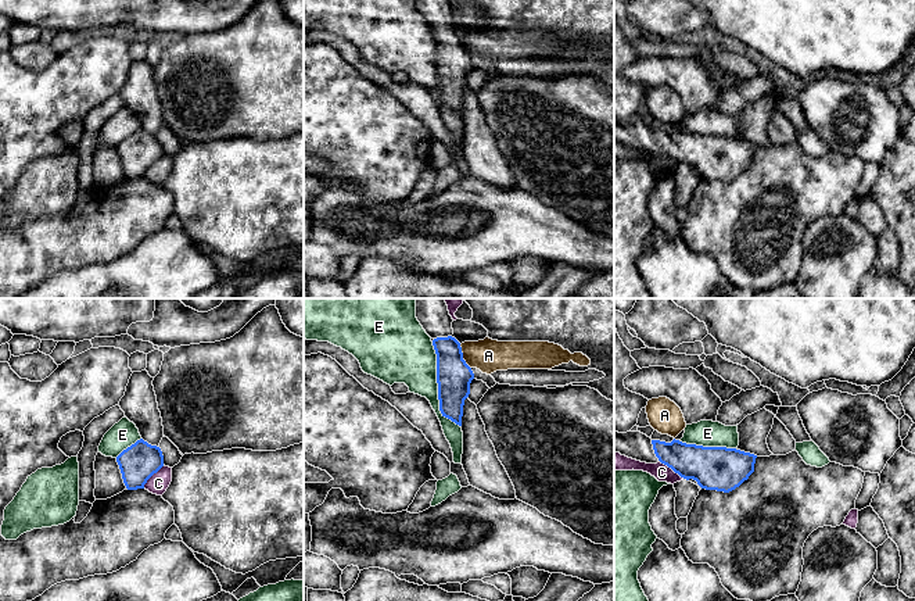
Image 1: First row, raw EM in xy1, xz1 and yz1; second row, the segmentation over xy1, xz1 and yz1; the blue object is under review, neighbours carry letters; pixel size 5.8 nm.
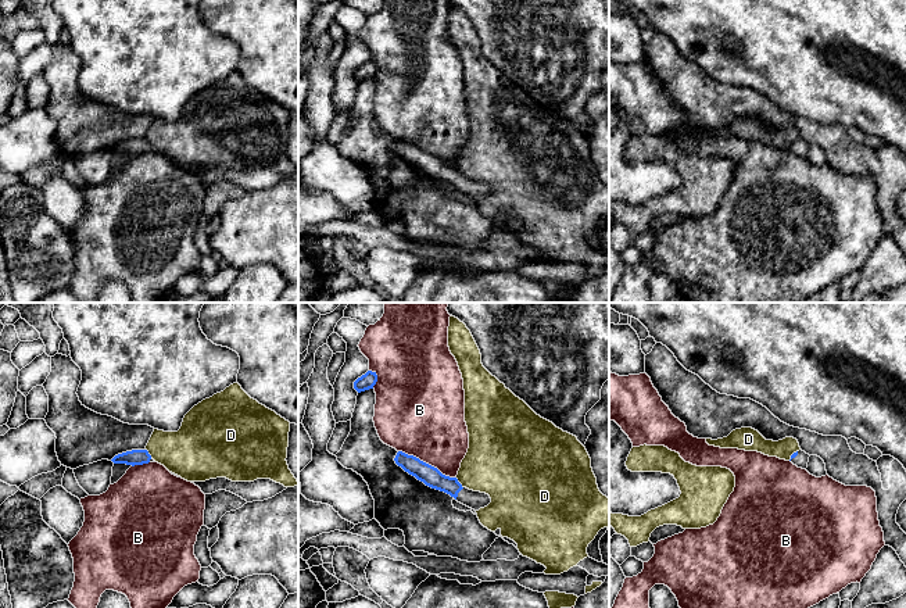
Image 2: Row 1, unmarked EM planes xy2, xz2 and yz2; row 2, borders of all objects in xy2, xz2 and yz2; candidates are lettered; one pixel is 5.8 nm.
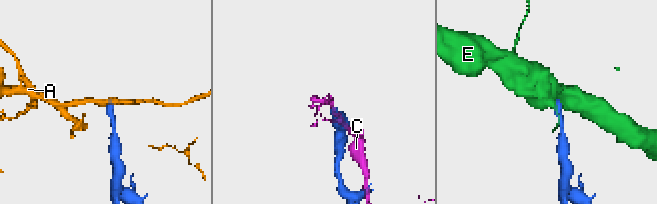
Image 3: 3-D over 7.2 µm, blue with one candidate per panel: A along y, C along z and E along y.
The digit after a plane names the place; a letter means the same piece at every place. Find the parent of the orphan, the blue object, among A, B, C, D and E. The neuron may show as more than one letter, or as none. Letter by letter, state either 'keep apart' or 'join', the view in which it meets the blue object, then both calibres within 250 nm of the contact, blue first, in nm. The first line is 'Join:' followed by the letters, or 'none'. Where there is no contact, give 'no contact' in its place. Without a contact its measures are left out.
Join: none
A: keep apart; contact in xz1; calibres 200 and 200 nm
B: keep apart; contact in xz2; calibres 110 and 440 nm
C: keep apart; contact in yz1; calibres 260 and 100 nm
D: keep apart; contact in xz2; calibres 110 and 380 nm
E: keep apart; contact in xz1; calibres 200 and 320 nm

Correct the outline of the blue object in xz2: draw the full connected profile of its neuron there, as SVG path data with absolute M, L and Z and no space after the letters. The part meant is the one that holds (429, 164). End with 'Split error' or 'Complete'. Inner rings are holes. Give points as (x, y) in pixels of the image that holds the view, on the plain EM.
M398 140L394 150L405 161L415 165L426 175L450 183L458 192L475 200L479 200L491 192L488 183L463 176L456 167L443 164L437 157L420 150L413 144Z. Split error

